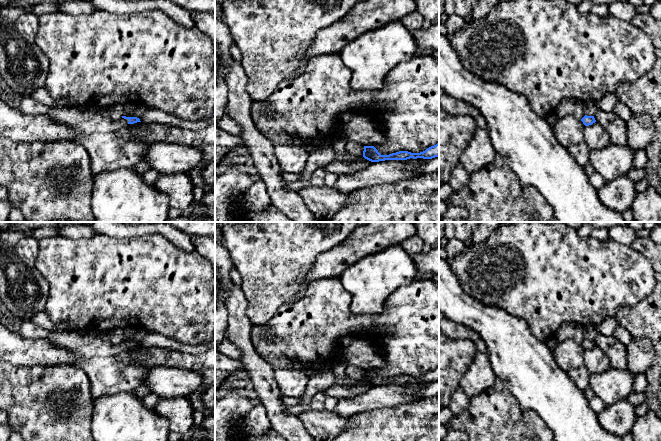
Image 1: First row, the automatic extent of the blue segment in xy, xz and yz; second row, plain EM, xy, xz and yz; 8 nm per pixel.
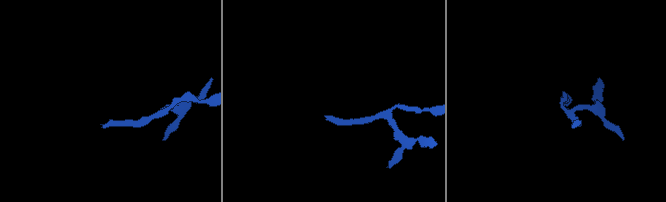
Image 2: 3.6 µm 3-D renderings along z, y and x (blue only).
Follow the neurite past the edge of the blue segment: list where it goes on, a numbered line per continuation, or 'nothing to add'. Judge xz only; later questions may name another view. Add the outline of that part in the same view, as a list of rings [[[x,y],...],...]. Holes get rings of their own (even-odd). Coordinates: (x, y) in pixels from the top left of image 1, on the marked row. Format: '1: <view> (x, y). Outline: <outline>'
1: xz (338, 167). Outline: [[[361,158],[358,161],[347,163],[338,160],[334,160],[328,163],[324,169],[326,172],[335,173],[337,175],[347,175],[357,173],[371,164],[371,161]]]

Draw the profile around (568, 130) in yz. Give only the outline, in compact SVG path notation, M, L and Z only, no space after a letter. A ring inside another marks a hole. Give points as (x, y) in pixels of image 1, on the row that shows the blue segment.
M573 115L558 118L553 126L556 140L565 148L569 148L584 141L583 122Z

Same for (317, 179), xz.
M318 168L313 172L313 174L310 177L310 183L311 185L315 187L322 187L325 184L325 169L324 168Z

